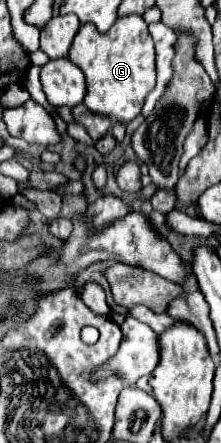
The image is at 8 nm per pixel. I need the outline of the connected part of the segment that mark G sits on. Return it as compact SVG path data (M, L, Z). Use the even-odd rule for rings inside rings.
M123 16L105 34L97 32L93 24L81 24L77 38L69 50L69 60L75 62L87 78L85 106L127 124L133 120L155 86L155 50L153 38L149 38L147 22L143 16Z

